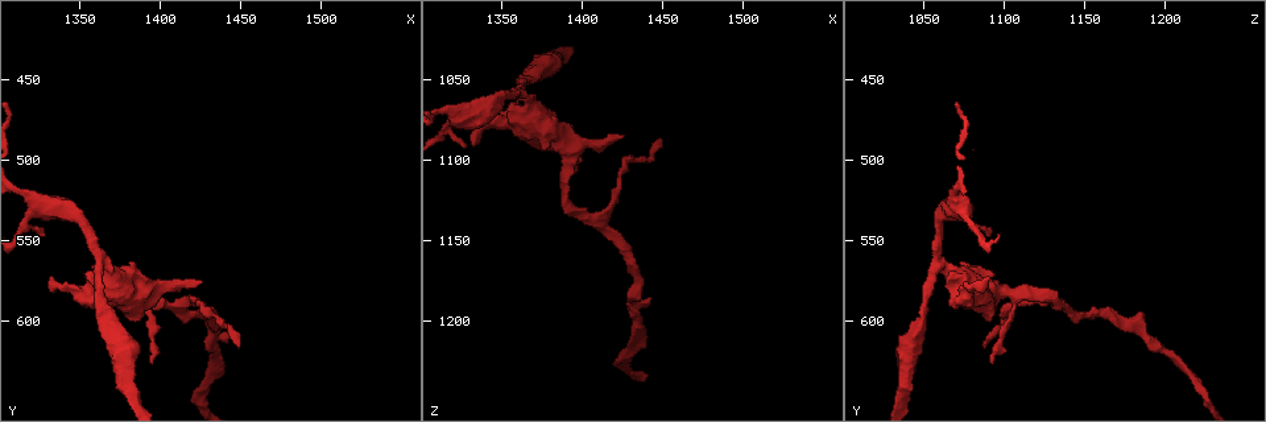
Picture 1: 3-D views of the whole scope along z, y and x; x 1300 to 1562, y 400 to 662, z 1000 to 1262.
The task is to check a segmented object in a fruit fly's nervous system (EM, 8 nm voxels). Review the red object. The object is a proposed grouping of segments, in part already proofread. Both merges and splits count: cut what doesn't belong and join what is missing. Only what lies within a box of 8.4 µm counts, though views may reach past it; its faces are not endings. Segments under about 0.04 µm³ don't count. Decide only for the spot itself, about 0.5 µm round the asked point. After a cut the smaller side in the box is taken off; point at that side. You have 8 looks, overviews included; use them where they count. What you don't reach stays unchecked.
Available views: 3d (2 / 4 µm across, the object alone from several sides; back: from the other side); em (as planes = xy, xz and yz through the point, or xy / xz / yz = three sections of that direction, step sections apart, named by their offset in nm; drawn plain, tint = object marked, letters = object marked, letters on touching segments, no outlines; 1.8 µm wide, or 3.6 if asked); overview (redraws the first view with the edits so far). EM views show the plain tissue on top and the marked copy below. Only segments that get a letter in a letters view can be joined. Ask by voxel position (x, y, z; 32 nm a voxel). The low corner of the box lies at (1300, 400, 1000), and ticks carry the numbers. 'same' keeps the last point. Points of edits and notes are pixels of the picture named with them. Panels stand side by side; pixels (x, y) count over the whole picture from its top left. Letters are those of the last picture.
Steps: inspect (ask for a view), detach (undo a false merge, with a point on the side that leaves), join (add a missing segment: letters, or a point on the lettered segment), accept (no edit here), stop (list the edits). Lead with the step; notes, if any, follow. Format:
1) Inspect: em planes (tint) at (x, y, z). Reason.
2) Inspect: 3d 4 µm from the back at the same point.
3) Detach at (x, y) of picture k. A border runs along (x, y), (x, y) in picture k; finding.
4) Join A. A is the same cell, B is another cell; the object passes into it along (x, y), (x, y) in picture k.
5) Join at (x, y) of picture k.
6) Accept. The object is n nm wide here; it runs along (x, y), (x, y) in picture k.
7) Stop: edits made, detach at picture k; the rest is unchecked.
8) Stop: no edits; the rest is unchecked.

Inspect: 3d 2 µm at (1394, 624, 1092). Tapers out.

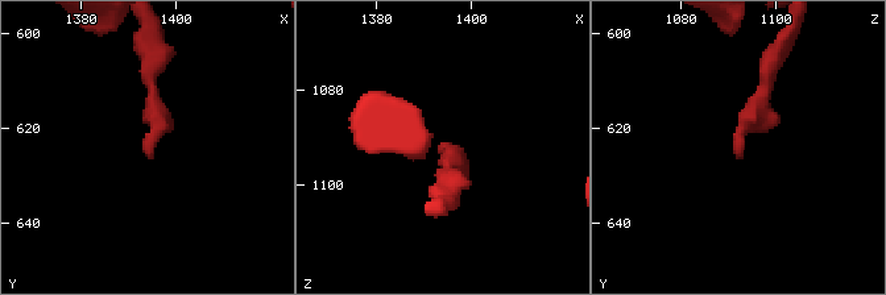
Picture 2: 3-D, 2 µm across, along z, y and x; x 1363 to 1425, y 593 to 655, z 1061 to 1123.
Inspect: em xy step 4 (letters) at (1394, 626, 1092). Now the EM.

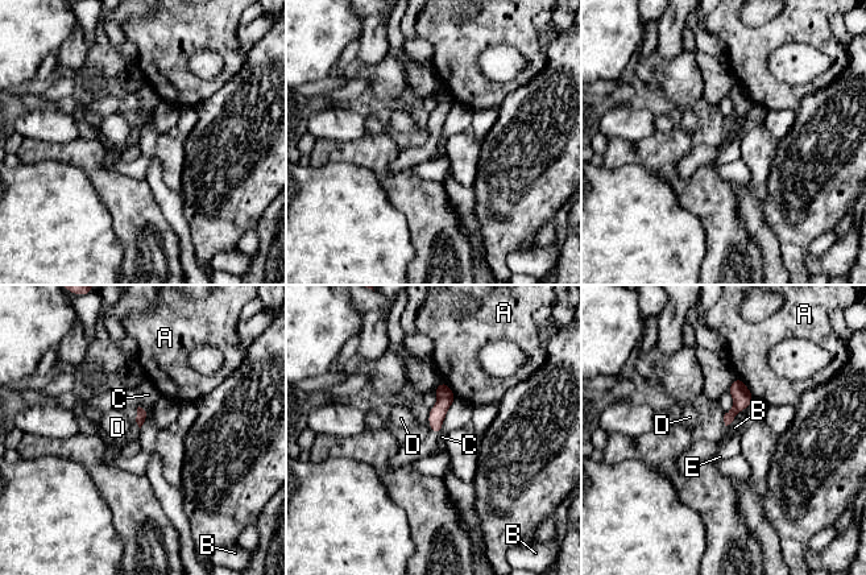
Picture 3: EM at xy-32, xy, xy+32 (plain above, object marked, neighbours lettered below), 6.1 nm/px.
Inspect: em planes (letters) at the same point. Another direction.

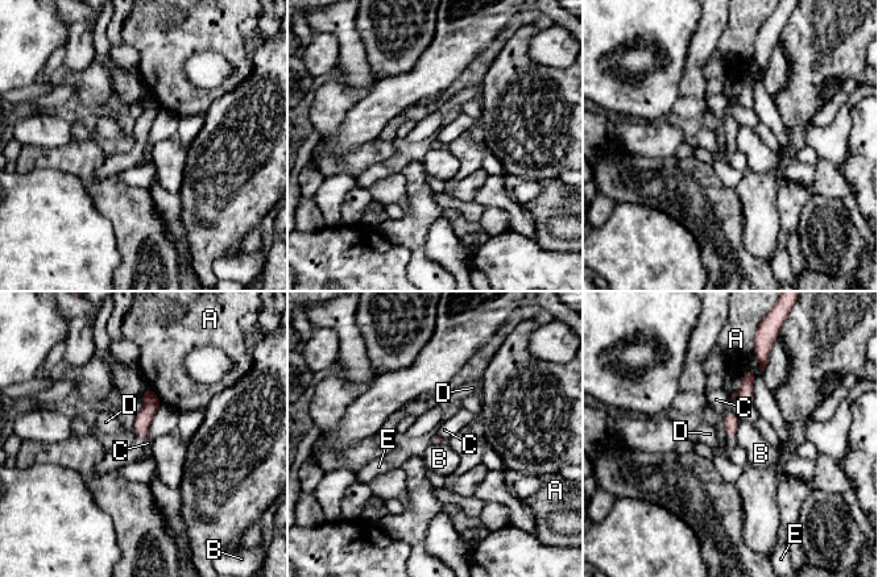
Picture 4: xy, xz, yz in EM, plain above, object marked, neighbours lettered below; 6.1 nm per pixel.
Accept. A, B, C, D and E are other cells; a border runs along (727, 411), (724, 415) in picture 4; none of them fits.

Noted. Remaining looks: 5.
Inspect: em 3.6 µm planes (letters) at (1426, 576, 1084). Branch stops here.

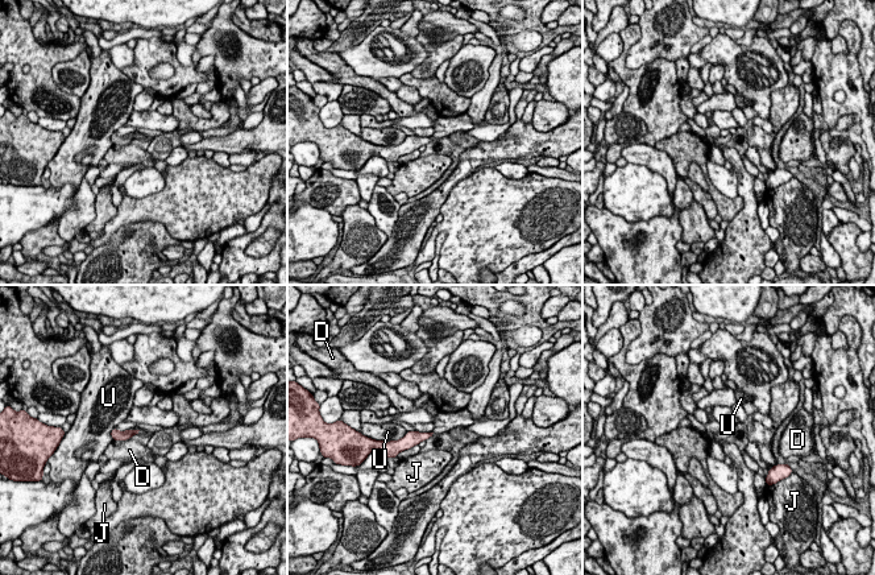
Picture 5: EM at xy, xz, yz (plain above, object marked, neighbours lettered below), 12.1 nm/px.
Accept. D, J and U are other cells; a border runs along (131, 437), (123, 441), (113, 441) in picture 5; none of them fits.

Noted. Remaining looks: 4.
Inspect: em planes (letters) at (1332, 572, 1090). Branch stops here.

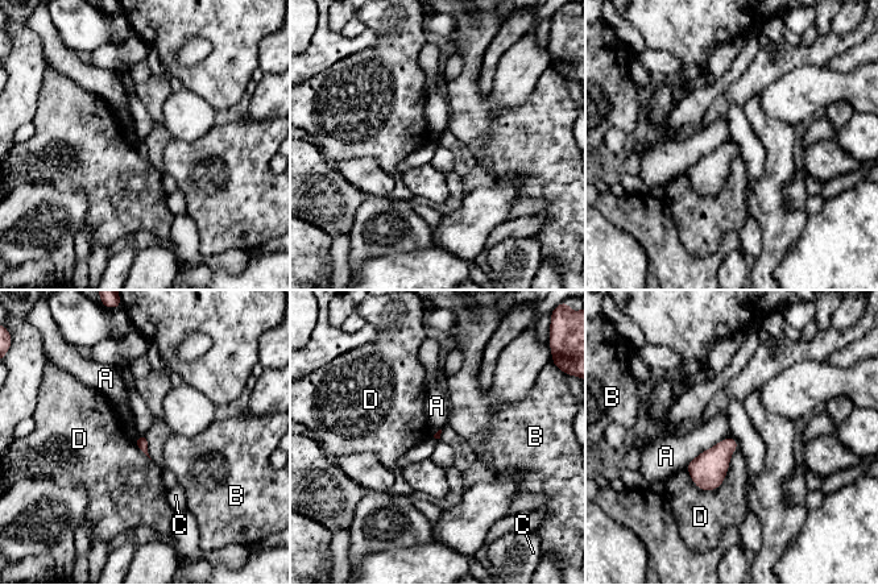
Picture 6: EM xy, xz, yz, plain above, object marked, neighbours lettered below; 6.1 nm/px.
Accept. A, B, C and D are other cells; a border runs along (731, 435), (703, 449), (684, 467) in picture 6; none of them fits.

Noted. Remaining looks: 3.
Stop: no edits; the rest is unchecked.

